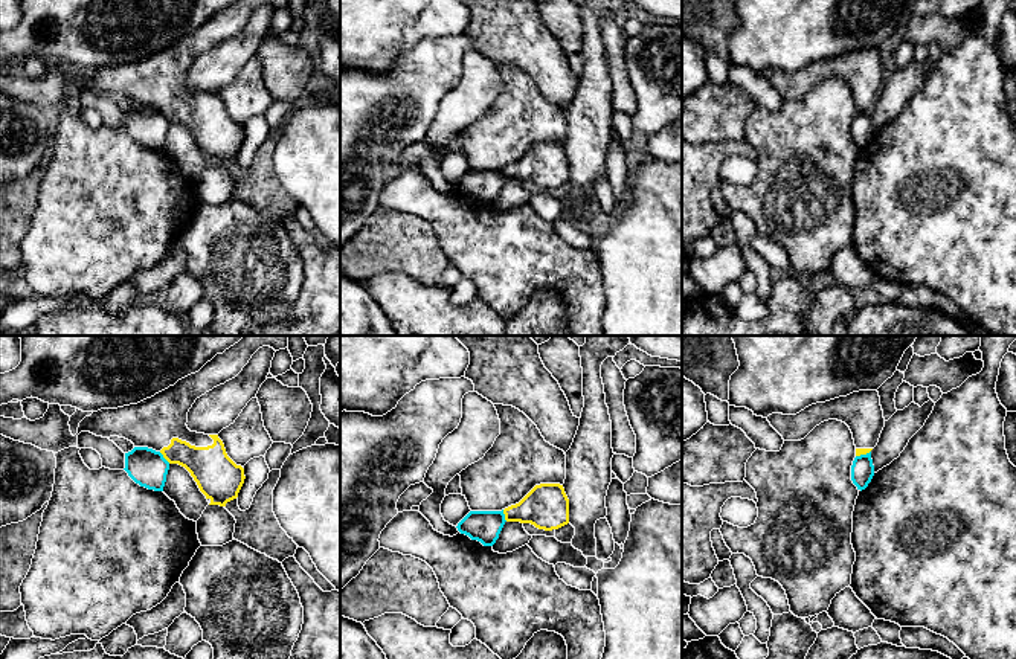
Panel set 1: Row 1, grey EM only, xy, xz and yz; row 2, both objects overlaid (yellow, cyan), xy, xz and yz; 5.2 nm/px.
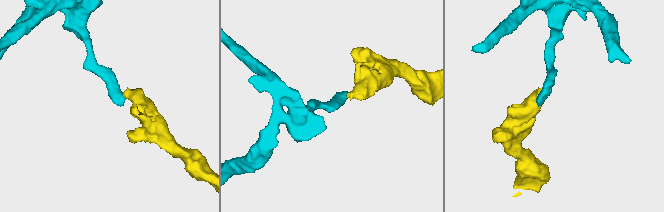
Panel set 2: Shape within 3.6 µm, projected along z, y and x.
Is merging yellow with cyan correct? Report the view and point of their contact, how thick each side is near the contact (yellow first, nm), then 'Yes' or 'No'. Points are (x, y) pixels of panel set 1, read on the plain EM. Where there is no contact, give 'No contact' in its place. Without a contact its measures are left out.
Touches yellow at xy (165, 116). Thickness 220 nm (yellow) against 200 nm. No

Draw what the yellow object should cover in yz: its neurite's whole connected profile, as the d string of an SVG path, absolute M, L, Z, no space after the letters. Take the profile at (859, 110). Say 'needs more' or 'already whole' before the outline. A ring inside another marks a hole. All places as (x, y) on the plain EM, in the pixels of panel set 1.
needs more; M859 49L825 61L816 61L796 73L772 72L770 84L784 99L801 99L824 79L845 81L854 98L856 114L870 111L879 101L885 85L883 69L877 49Z

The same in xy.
needs more; M238 0L217 12L198 31L151 56L93 70L79 81L75 95L69 84L70 75L59 63L49 63L44 75L35 79L0 75L0 93L53 111L78 105L81 90L125 96L134 105L153 107L169 122L185 125L211 159L209 163L226 165L238 156L246 137L244 127L227 114L218 93L191 90L186 84L188 70L197 56L235 37L262 5L279 9L288 6L288 0Z

